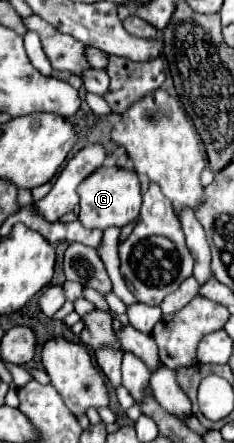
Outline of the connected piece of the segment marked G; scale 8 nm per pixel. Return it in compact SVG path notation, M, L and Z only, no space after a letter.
M103 166L79 186L79 196L81 196L79 222L85 228L97 228L97 230L107 230L111 226L123 228L139 216L141 192L139 192L139 178L135 172L129 172L117 166L111 166L111 168Z

